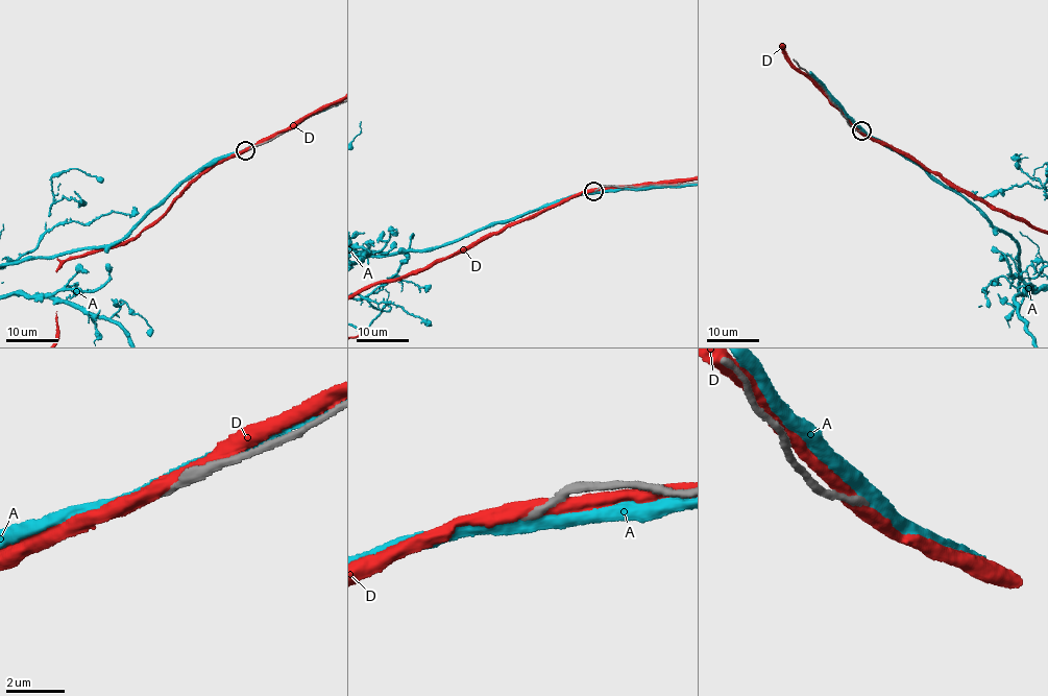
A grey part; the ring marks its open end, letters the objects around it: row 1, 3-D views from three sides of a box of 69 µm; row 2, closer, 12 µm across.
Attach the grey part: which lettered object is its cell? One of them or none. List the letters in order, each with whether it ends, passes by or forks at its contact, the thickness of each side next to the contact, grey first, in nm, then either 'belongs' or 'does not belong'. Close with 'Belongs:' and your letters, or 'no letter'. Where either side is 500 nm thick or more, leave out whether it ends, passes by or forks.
A: it passes by; calibres 220 and 420 nm; does not belong
D: it passes by; calibres 280 and 480 nm; does not belong
Belongs: no letter

